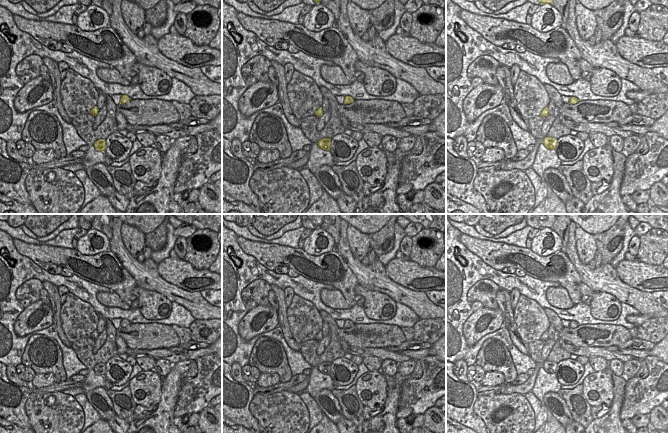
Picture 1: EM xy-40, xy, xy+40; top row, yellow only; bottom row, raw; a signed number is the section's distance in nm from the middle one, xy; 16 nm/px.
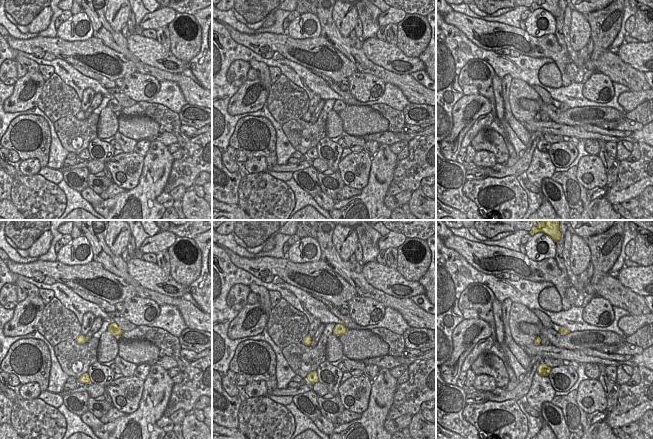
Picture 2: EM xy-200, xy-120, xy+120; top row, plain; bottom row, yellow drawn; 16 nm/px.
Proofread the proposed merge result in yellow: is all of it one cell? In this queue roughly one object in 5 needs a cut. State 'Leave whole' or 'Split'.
Leave whole

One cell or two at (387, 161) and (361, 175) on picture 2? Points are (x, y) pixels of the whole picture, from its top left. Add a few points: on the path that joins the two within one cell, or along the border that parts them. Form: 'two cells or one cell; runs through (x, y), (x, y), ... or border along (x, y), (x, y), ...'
two cells; border along (372, 157), (368, 183), (361, 190)

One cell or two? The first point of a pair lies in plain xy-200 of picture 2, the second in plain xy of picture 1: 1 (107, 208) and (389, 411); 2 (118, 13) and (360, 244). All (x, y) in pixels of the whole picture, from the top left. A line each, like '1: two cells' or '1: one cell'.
1: one cell
2: one cell

